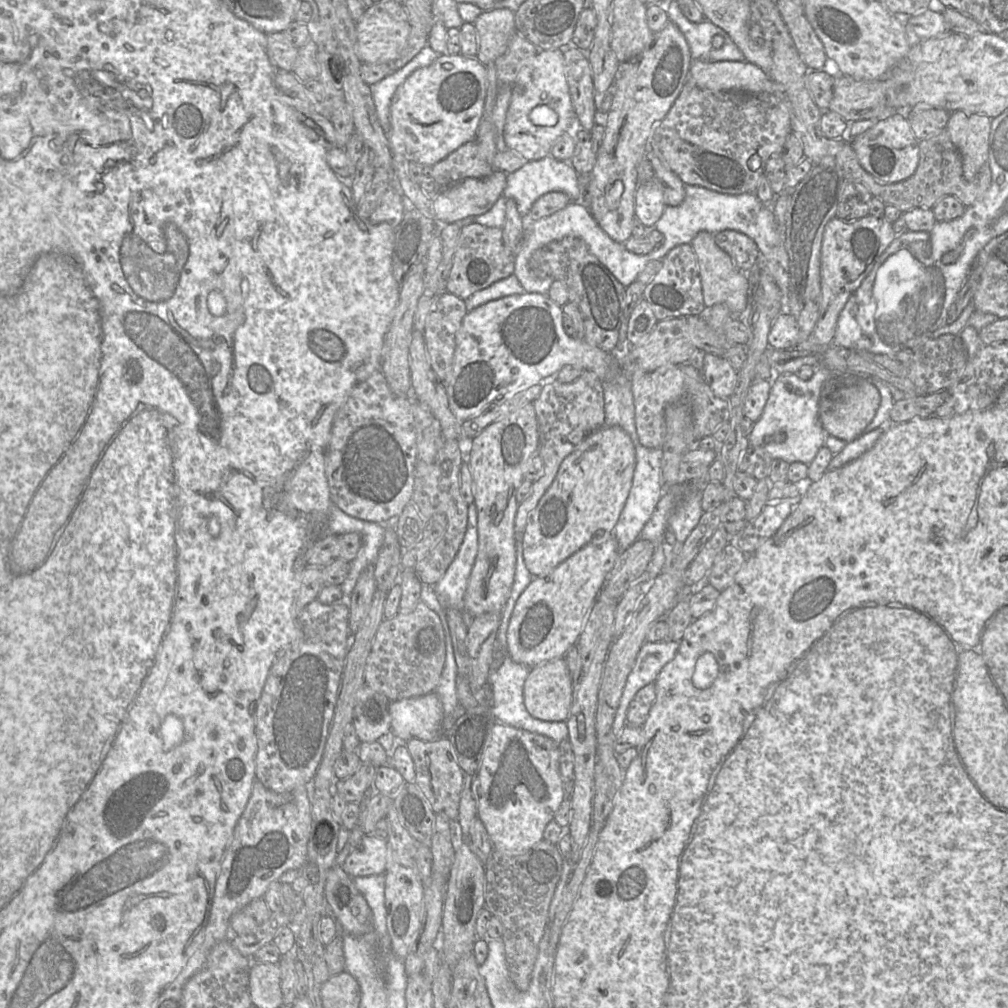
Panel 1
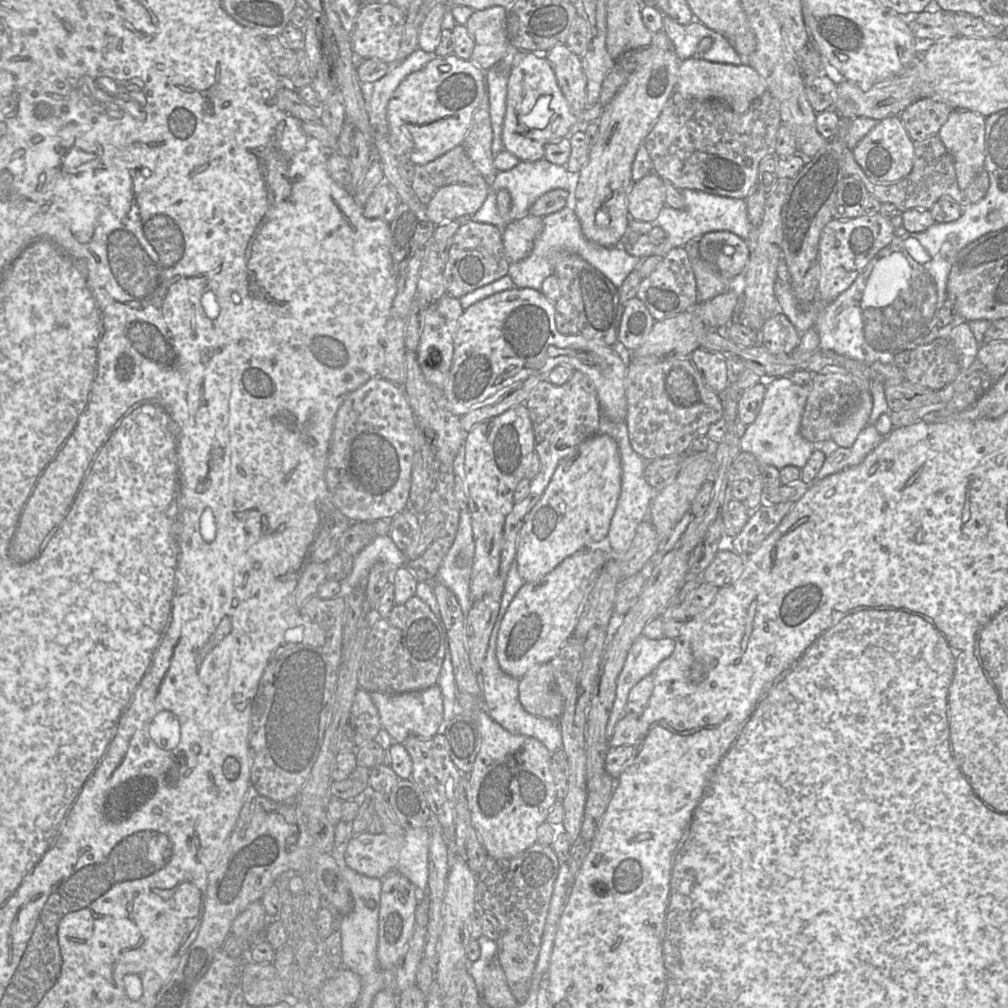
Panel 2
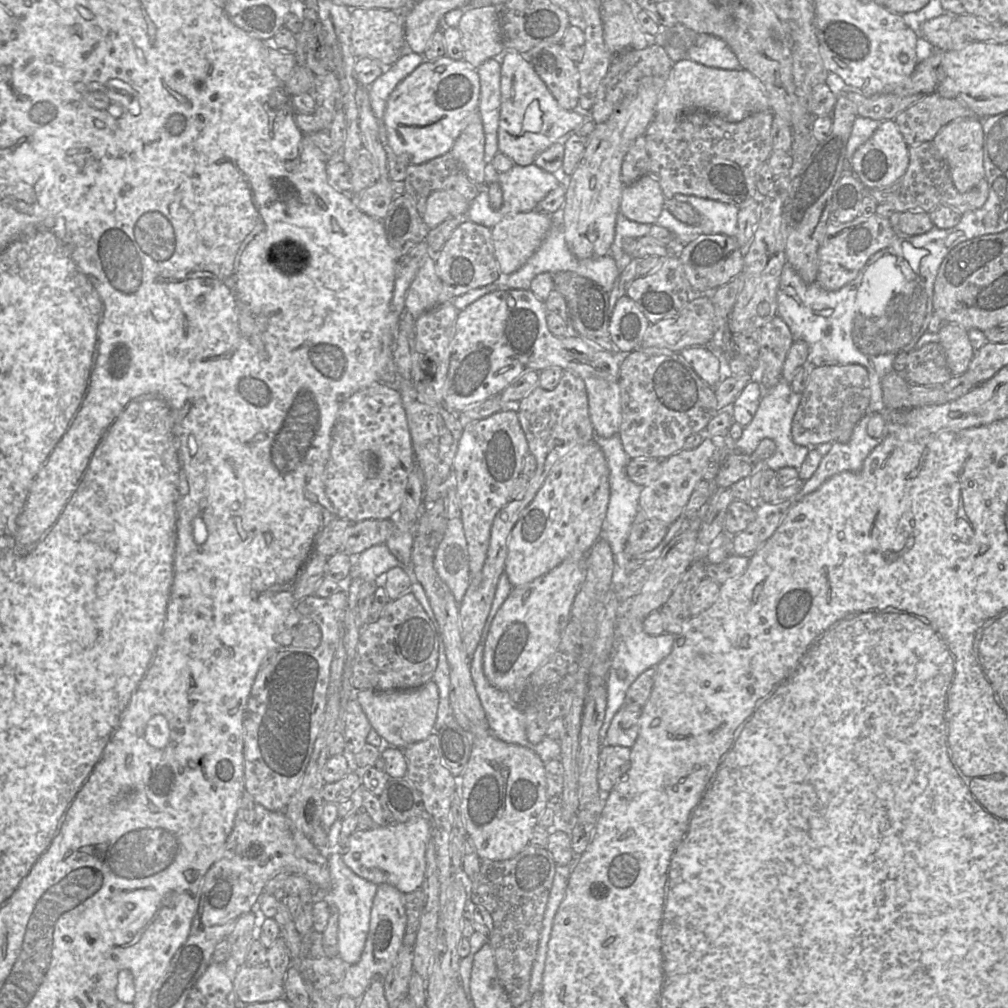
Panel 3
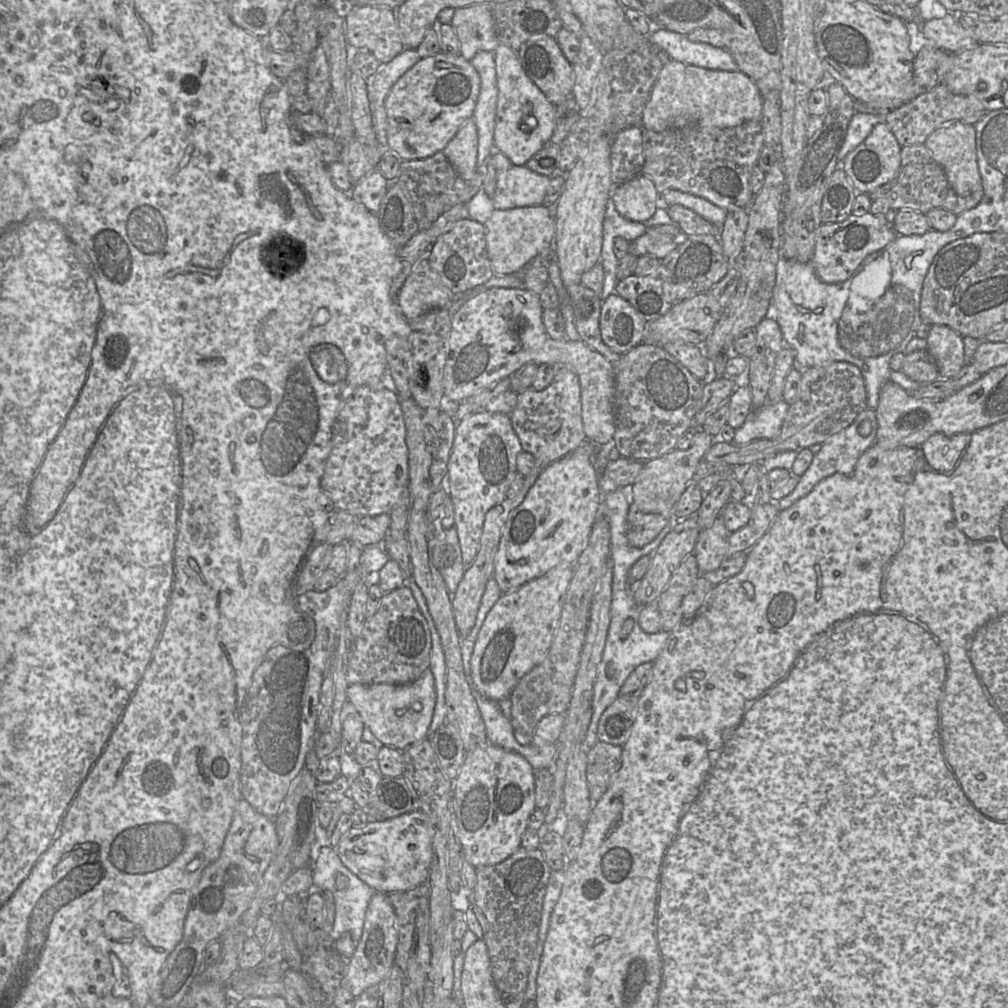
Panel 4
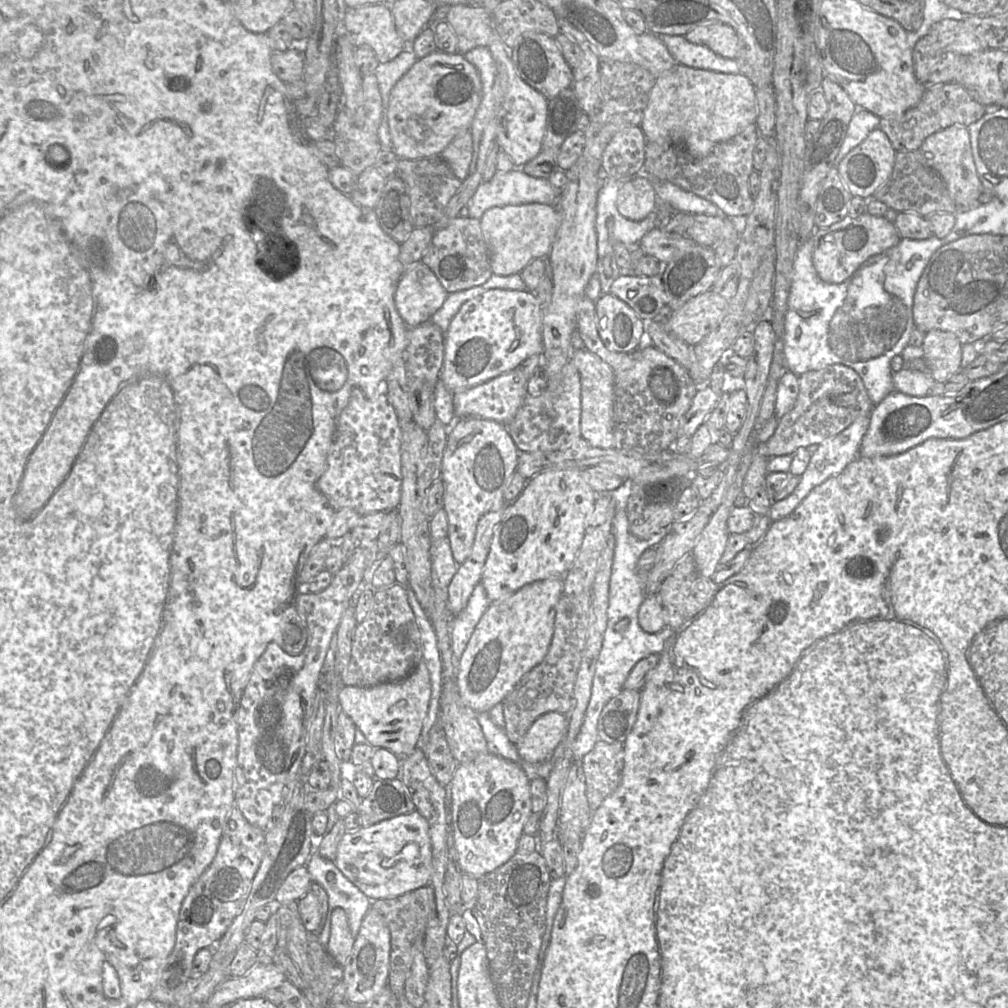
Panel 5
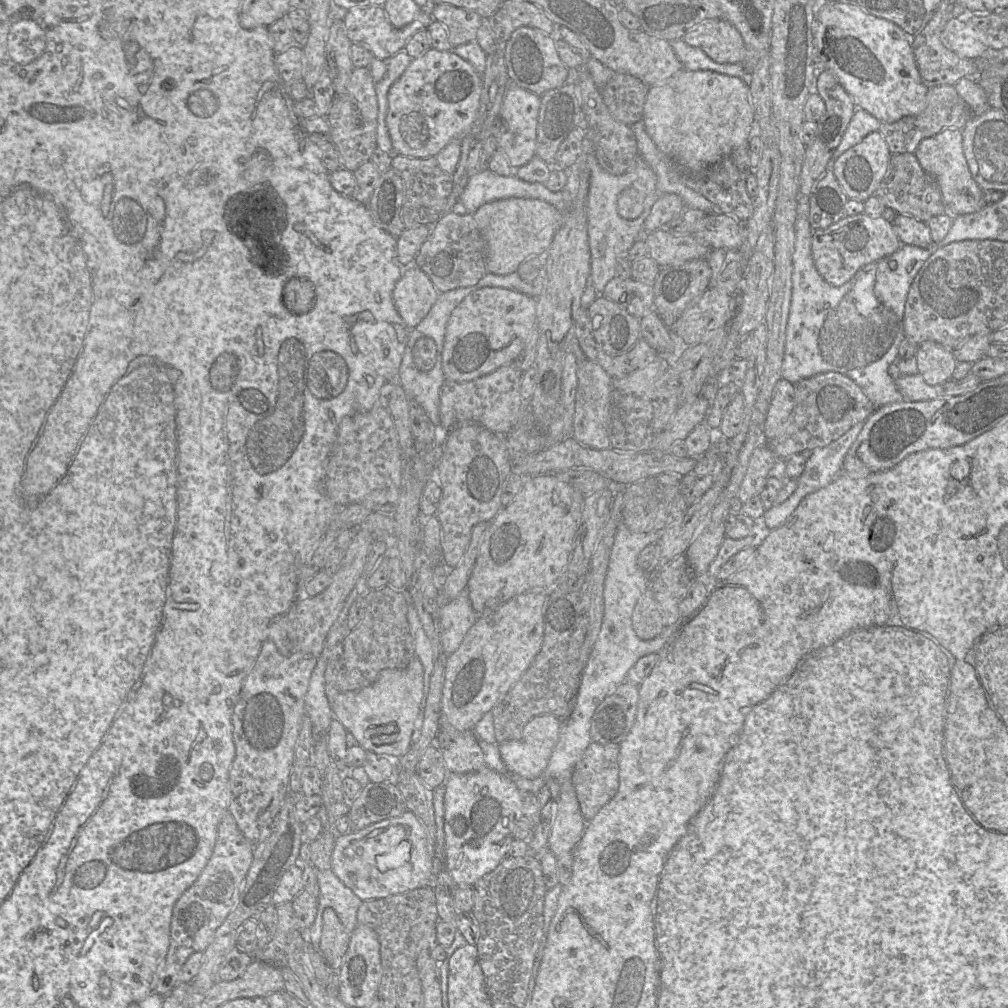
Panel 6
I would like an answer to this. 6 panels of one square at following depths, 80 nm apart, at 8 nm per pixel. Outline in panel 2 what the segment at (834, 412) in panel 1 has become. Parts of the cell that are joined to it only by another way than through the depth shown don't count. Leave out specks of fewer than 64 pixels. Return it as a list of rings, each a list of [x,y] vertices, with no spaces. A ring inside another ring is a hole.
[[[868,395],[863,398],[842,420],[832,427],[831,439],[839,447],[850,447],[866,425],[873,406],[873,400]]]

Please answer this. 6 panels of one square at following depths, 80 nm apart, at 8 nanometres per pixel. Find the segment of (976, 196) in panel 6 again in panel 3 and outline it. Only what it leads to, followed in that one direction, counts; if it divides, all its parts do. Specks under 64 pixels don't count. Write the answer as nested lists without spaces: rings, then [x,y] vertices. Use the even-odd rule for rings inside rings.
[[[979,118],[955,119],[943,126],[932,143],[946,161],[955,188],[964,193],[971,190],[984,178],[983,128]]]

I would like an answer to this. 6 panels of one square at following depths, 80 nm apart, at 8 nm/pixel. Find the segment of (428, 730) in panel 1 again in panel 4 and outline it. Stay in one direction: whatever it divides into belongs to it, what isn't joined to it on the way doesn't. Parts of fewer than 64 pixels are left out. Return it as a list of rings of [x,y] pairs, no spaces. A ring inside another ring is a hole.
[[[429,668],[419,679],[409,684],[350,684],[347,688],[347,701],[355,706],[365,726],[383,745],[400,751],[427,738],[435,700],[434,678]]]

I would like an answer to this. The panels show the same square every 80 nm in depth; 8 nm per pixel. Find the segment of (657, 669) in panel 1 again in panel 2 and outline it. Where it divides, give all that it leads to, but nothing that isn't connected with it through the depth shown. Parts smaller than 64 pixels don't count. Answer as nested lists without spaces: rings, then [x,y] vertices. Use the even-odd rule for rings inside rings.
[[[639,636],[631,646],[623,669],[618,677],[616,697],[606,727],[606,736],[611,739],[617,722],[626,713],[626,704],[632,688],[644,677],[651,675],[675,649],[674,638],[650,639]]]

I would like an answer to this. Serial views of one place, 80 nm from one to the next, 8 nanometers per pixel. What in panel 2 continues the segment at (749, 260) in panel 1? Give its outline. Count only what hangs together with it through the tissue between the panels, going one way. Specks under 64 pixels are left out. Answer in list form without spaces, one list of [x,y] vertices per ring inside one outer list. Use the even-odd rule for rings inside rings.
[[[729,231],[705,233],[698,240],[698,250],[730,281],[745,272],[751,252],[745,240]]]

